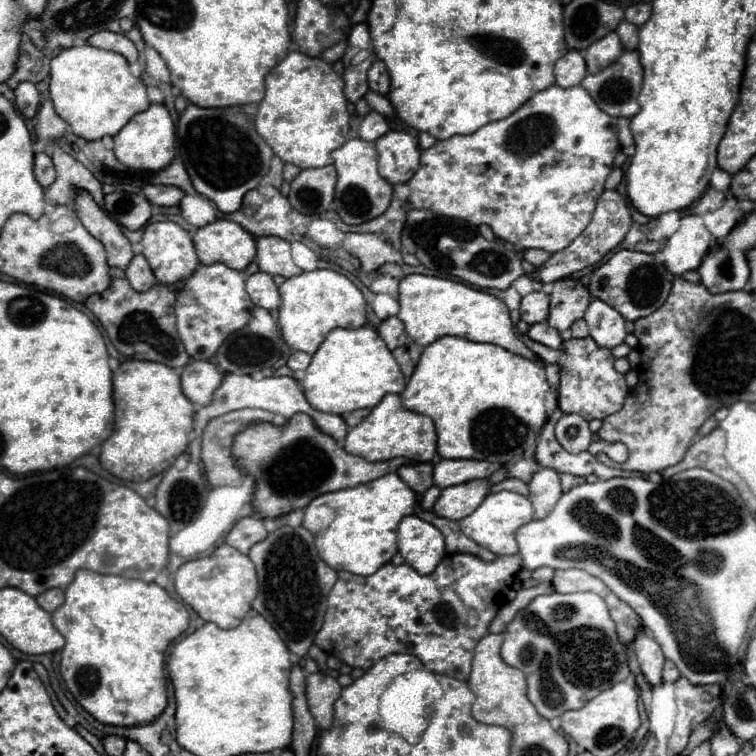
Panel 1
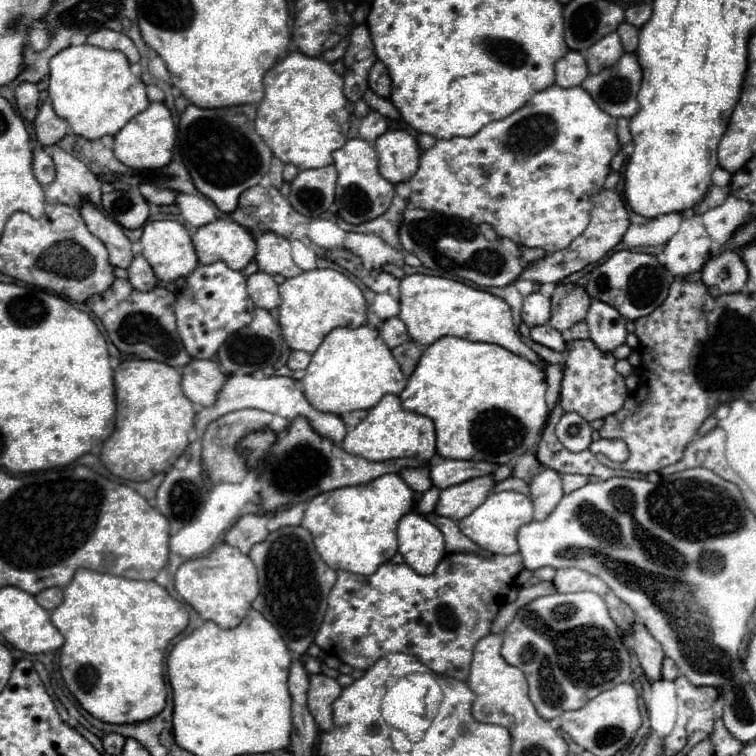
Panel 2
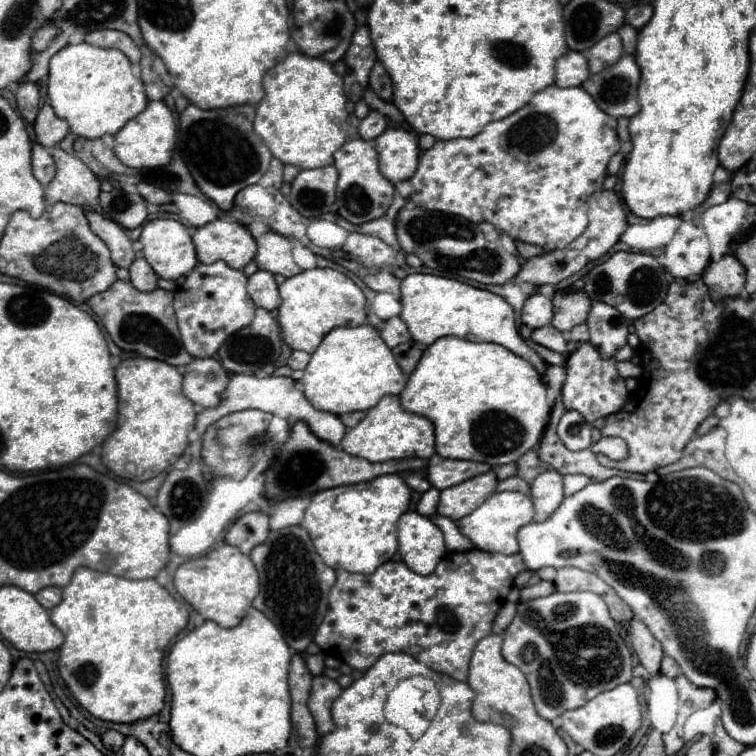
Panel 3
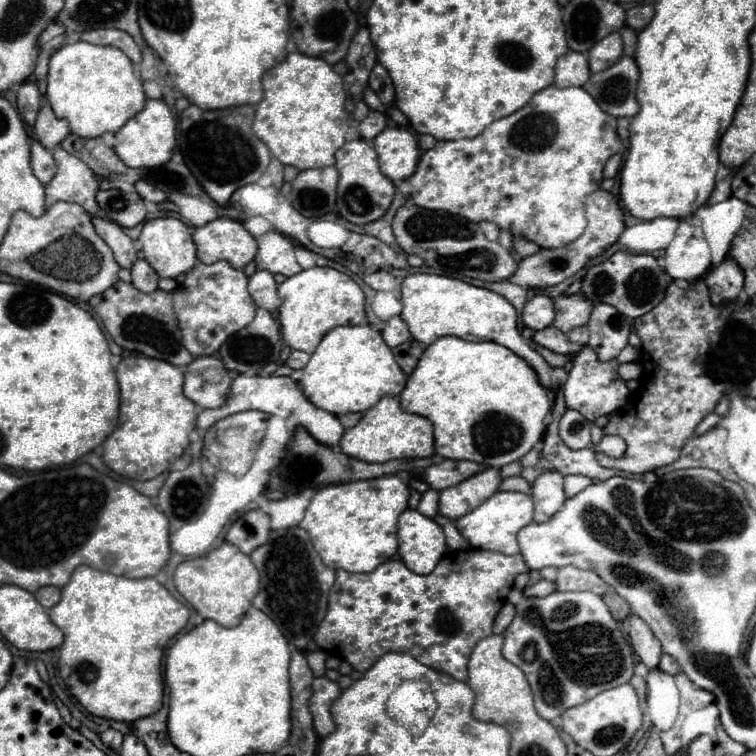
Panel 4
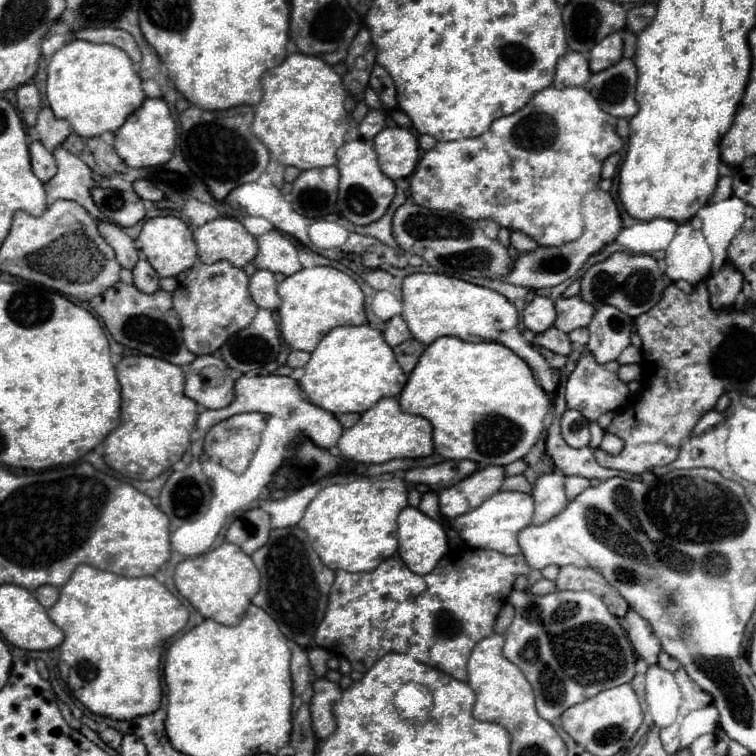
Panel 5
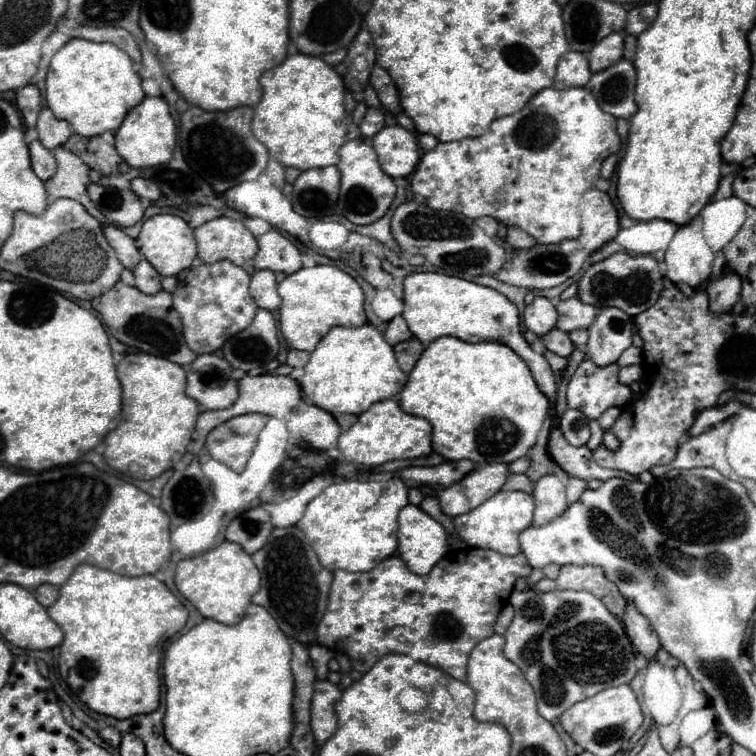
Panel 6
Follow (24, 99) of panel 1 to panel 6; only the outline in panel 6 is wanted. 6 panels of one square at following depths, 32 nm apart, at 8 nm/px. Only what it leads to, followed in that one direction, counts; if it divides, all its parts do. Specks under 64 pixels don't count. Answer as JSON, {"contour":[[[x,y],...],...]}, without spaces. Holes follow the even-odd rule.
{"contour":[[[28,84],[24,88],[18,90],[18,98],[16,98],[16,106],[26,122],[26,126],[34,126],[38,112],[42,108],[42,100],[40,100],[40,92],[34,84]]]}

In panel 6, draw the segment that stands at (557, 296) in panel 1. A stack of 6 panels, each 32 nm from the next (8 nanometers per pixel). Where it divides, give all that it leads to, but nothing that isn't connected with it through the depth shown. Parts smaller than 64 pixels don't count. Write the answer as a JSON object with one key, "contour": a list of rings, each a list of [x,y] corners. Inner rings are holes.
{"contour":[[[568,298],[560,300],[556,304],[558,310],[558,324],[556,328],[564,332],[572,332],[576,328],[588,328],[596,316],[596,308],[592,304],[584,304],[580,298]]]}

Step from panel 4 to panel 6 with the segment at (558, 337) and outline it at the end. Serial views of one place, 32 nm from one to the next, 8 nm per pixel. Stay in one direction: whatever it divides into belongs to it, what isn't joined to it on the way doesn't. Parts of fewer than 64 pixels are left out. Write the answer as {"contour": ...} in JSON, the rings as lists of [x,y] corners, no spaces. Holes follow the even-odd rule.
{"contour":[[[552,328],[548,334],[540,336],[540,342],[542,342],[550,352],[554,352],[554,354],[558,354],[558,356],[564,356],[564,358],[568,358],[570,352],[574,350],[574,344],[570,342],[568,334],[562,332],[562,330],[558,330],[558,328]]]}

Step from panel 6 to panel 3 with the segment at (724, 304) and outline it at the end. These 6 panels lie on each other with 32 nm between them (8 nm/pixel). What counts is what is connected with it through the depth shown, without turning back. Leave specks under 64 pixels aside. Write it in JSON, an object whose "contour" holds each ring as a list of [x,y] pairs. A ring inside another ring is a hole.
{"contour":[[[732,252],[724,254],[718,262],[710,262],[702,272],[702,280],[710,290],[712,300],[720,300],[726,296],[738,296],[744,290],[744,266]]]}

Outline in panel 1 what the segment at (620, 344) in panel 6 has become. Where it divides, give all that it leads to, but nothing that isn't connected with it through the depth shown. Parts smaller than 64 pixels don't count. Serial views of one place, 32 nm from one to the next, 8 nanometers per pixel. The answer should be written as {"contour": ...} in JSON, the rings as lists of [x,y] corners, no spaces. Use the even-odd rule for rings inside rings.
{"contour":[[[592,298],[584,314],[584,320],[590,328],[590,336],[602,348],[614,348],[622,344],[626,338],[626,330],[624,330],[626,320],[604,300]]]}

